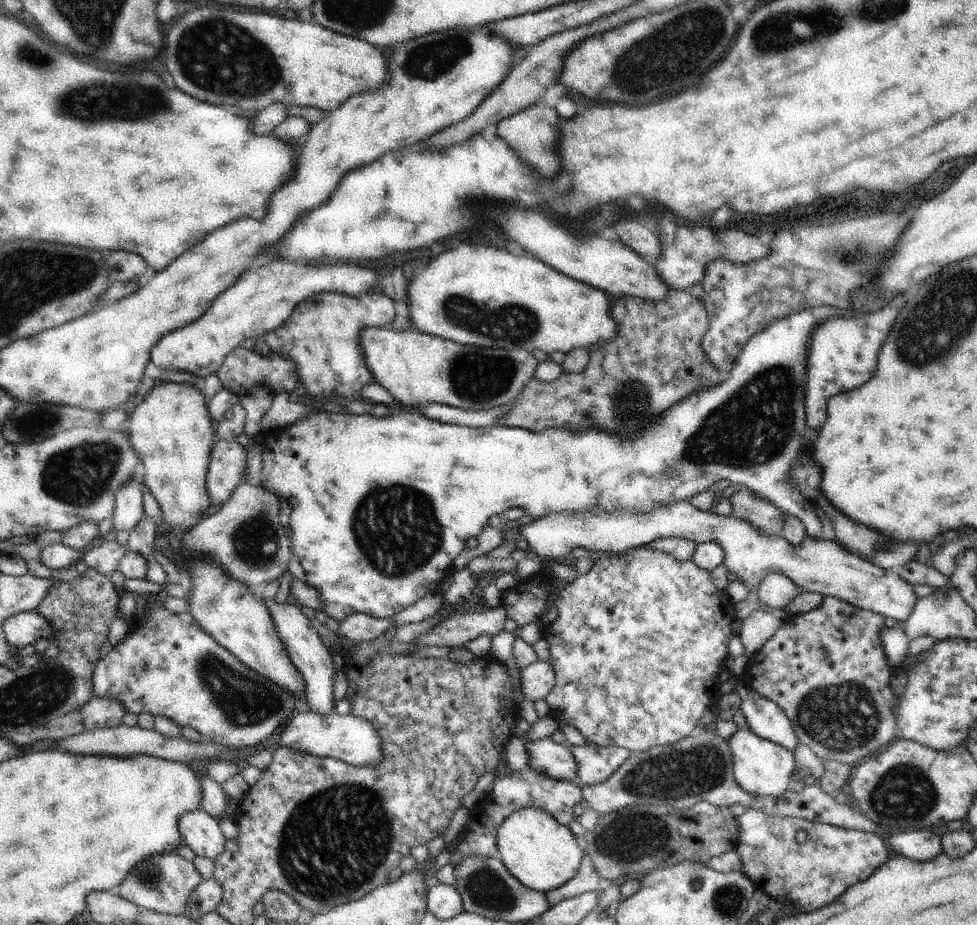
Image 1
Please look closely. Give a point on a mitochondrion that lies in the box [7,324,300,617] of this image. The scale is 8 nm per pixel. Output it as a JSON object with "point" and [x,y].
{"point":[80,475]}

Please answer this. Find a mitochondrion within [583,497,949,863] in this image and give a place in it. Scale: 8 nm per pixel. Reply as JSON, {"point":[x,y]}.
{"point":[696,770]}

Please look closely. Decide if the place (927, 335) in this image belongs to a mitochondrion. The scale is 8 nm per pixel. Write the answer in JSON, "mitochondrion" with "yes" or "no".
{"mitochondrion":"yes"}

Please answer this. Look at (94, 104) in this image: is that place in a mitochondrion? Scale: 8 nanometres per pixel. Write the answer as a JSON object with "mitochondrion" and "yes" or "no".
{"mitochondrion":"yes"}

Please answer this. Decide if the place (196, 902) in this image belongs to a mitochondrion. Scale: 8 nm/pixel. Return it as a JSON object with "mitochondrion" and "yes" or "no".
{"mitochondrion":"yes"}

